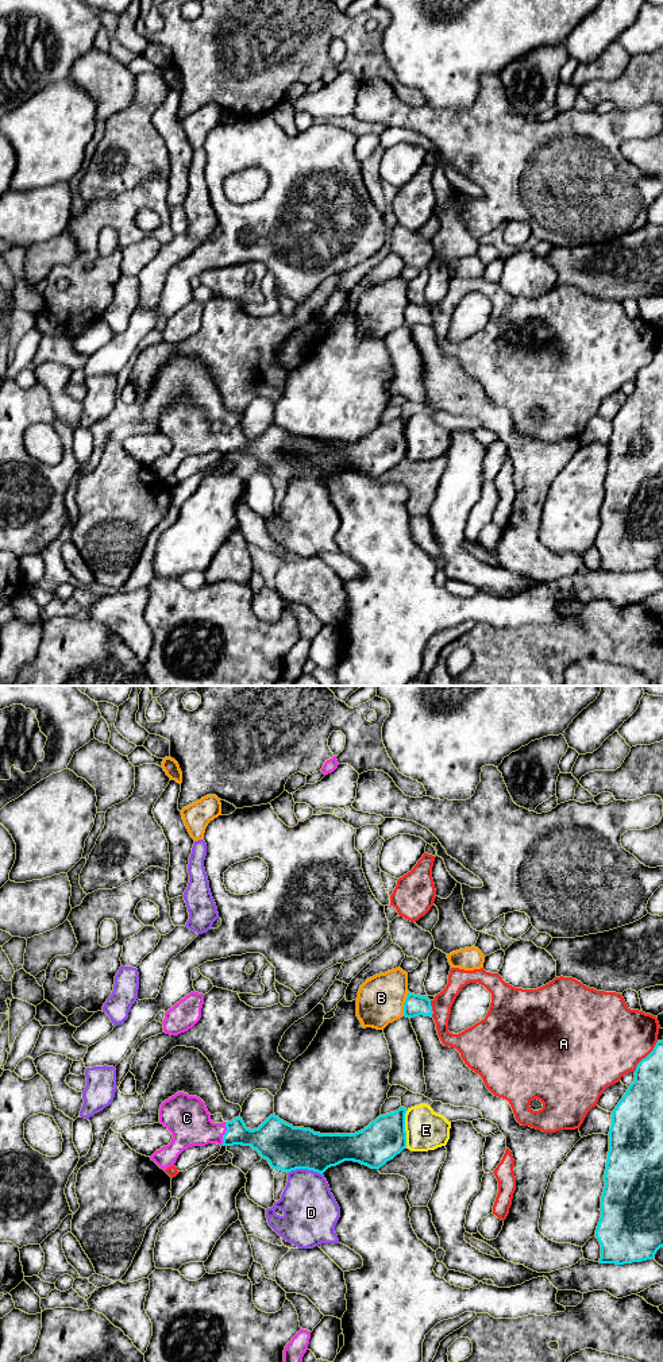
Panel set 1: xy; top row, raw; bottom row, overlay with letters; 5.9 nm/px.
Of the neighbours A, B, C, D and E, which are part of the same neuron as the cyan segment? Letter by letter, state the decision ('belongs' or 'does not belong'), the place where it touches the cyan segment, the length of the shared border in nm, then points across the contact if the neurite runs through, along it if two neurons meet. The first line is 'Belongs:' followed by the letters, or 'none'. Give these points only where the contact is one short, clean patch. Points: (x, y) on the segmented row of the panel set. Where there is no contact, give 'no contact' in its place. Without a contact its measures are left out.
Belongs: C
A: does not belong; contact xy (647, 1056); length 240 nm
B: does not belong; contact xy (404, 1004); length 150 nm
C: belongs; contact xy (226, 1133); length 140 nm; way xy (266, 1139), (226, 1133), (199, 1130), (187, 1118)
D: does not belong; contact xy (305, 1168); length 200 nm
E: does not belong; contact xy (404, 1129); length 240 nm

